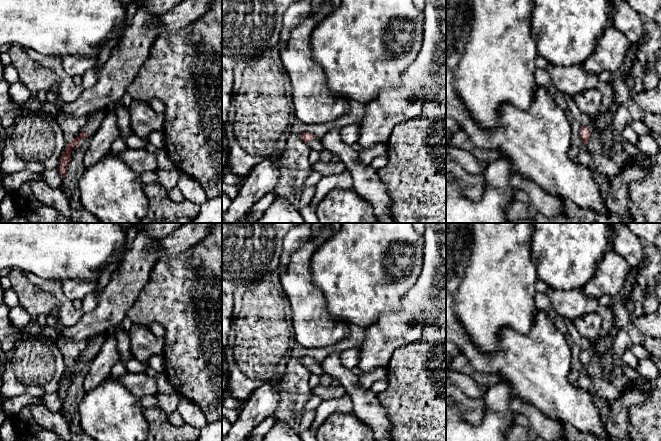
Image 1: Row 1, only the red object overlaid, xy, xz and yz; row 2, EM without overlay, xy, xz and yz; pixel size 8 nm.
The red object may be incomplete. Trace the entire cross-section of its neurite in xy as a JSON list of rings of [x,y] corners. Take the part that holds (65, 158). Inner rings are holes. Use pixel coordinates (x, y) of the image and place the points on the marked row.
[[[103,110],[89,115],[88,122],[85,125],[84,129],[81,131],[80,136],[74,138],[70,143],[66,142],[65,150],[60,157],[59,165],[57,167],[57,170],[61,174],[63,180],[66,177],[67,168],[70,163],[71,150],[79,145],[81,139],[92,137],[96,134],[102,122],[104,121],[106,114],[107,111]]]

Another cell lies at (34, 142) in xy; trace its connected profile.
[[[22,111],[14,122],[5,128],[5,133],[6,140],[1,165],[3,173],[12,174],[24,170],[42,173],[46,169],[57,169],[66,141],[55,117],[44,113]]]

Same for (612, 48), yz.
[[[607,28],[597,42],[596,48],[582,64],[583,69],[598,75],[603,71],[615,73],[630,54],[630,43],[617,28]]]

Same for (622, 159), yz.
[[[622,150],[615,154],[612,160],[619,168],[624,168],[631,163],[632,157],[626,151]]]

